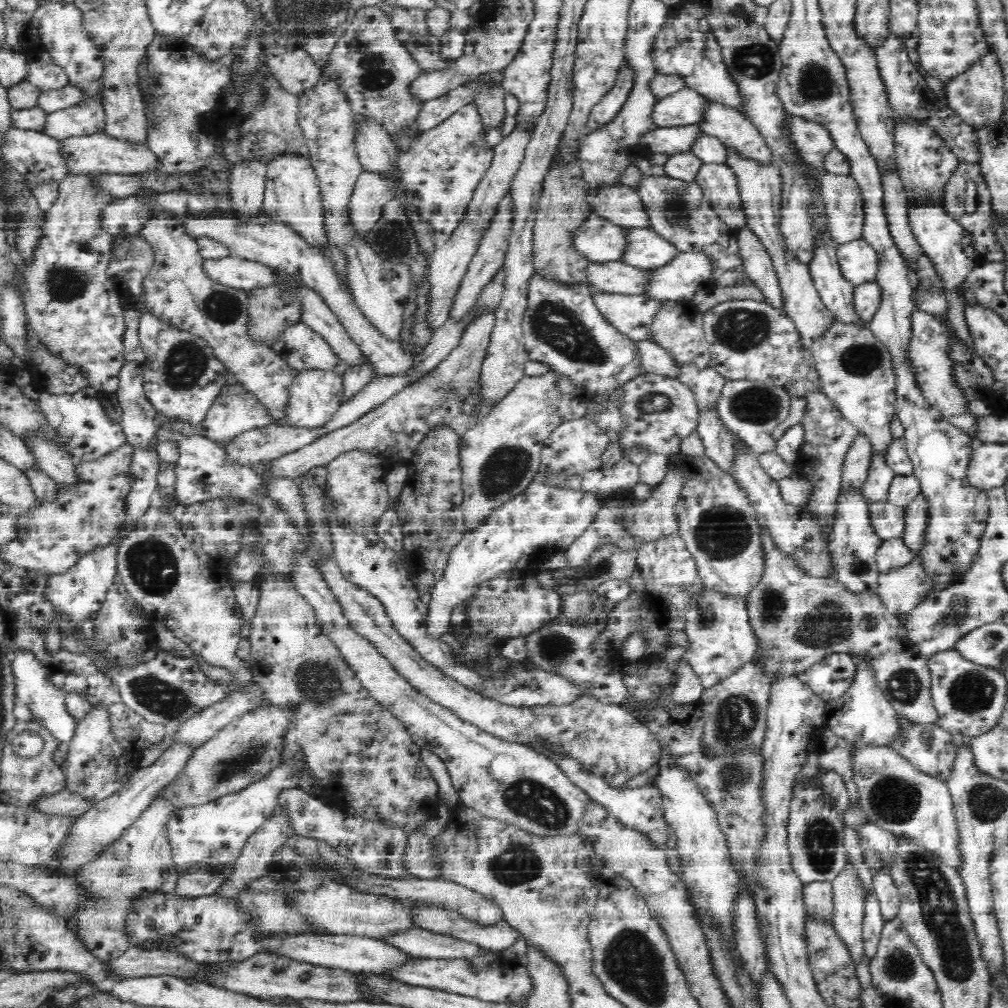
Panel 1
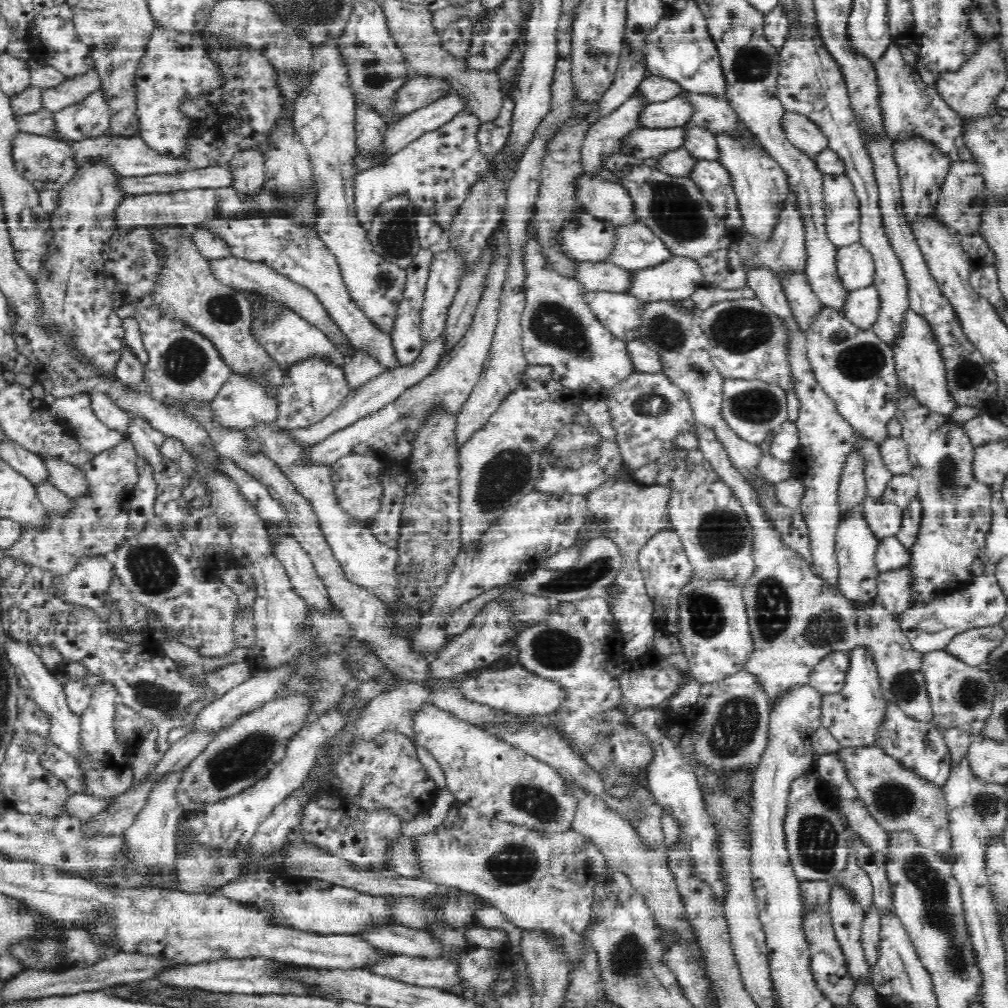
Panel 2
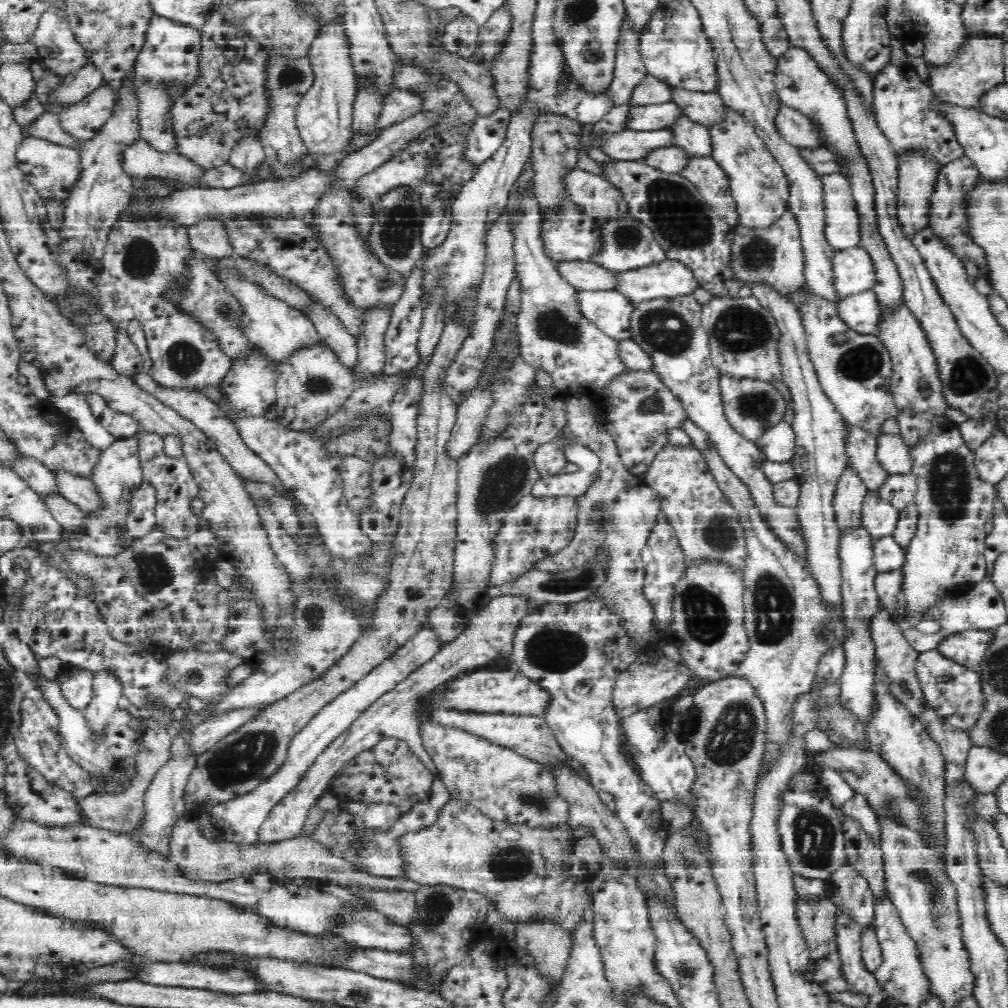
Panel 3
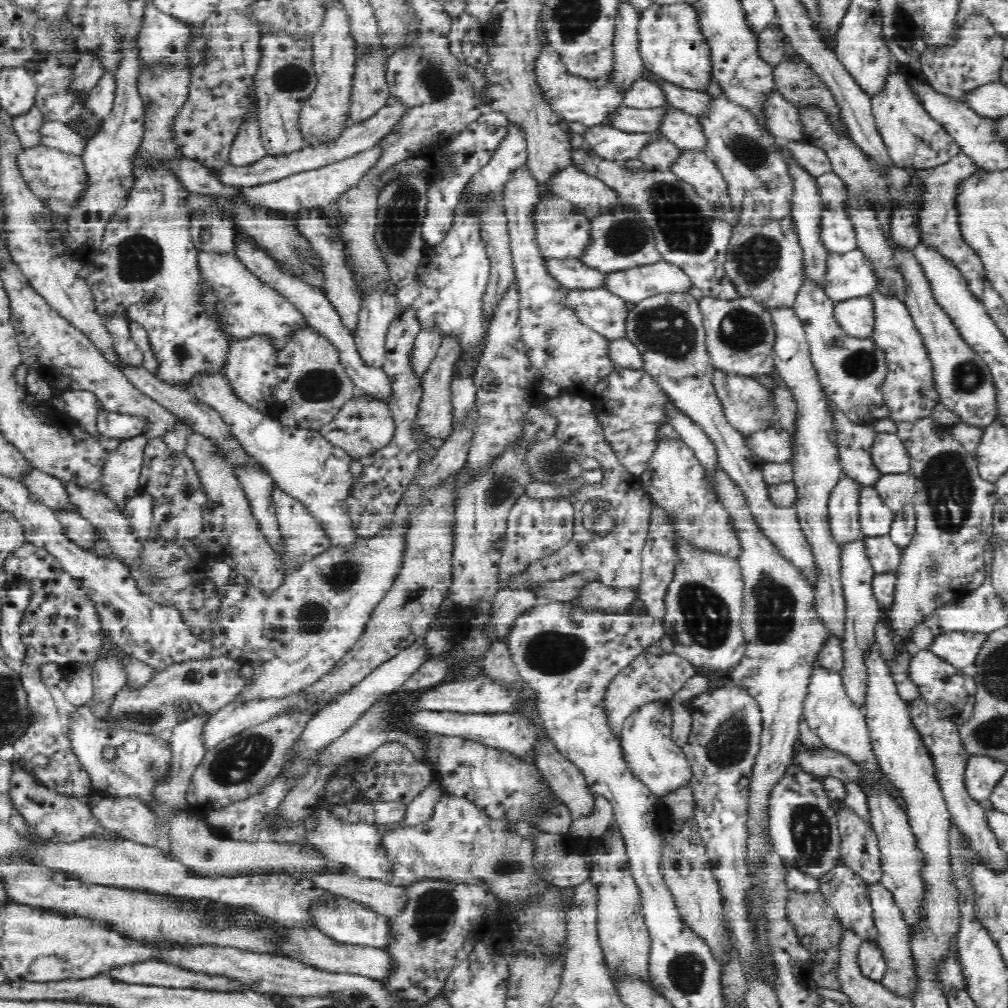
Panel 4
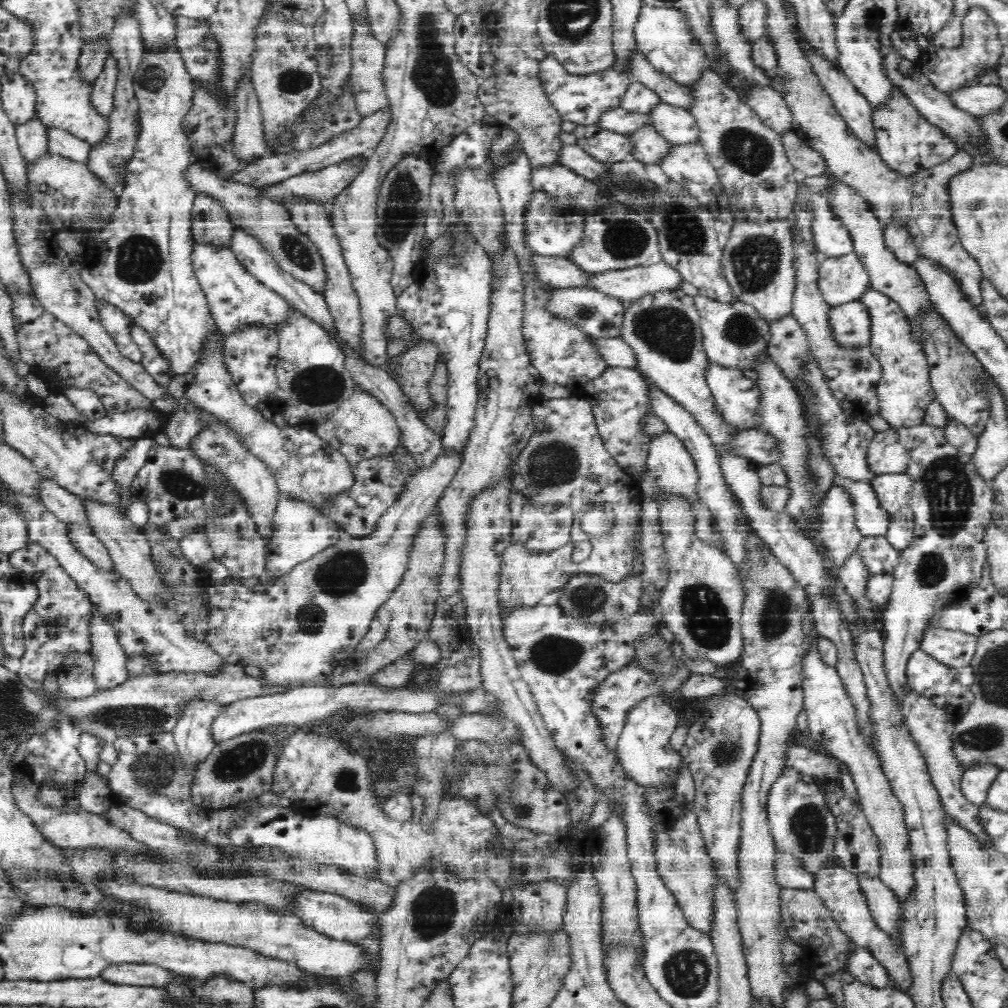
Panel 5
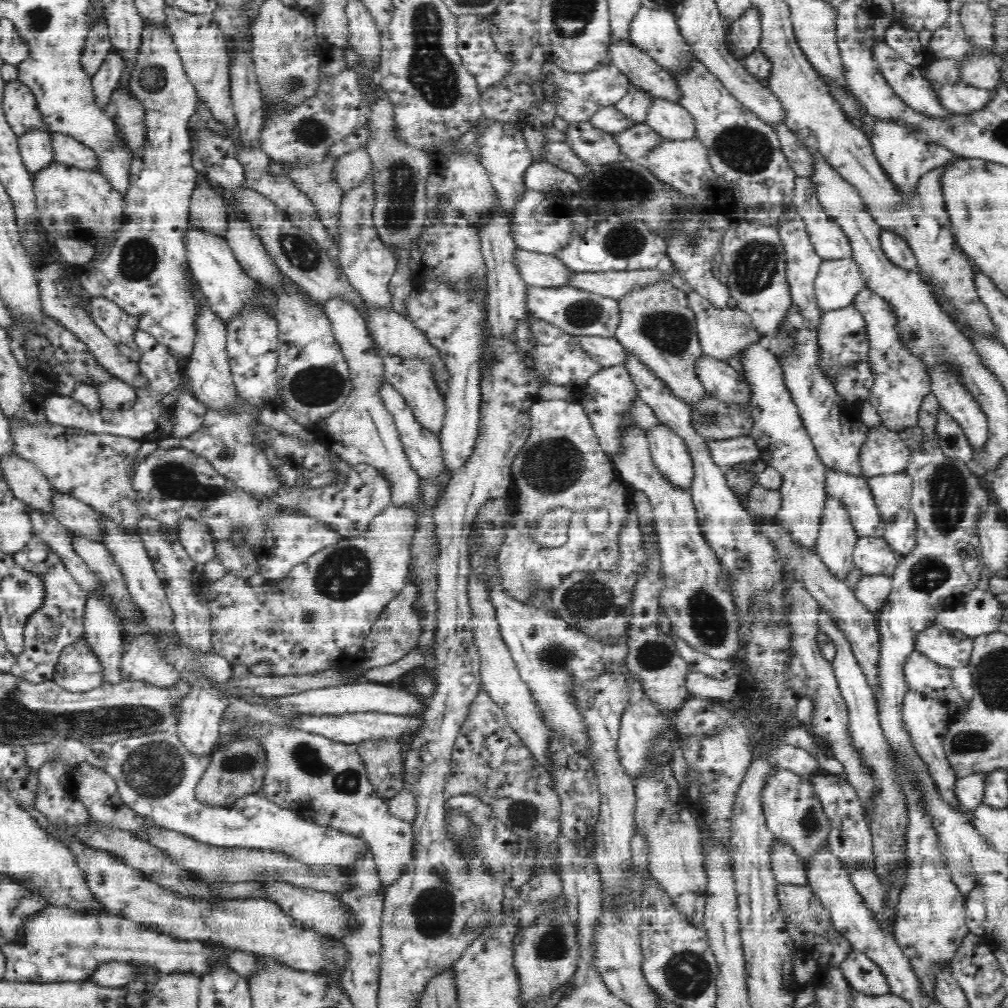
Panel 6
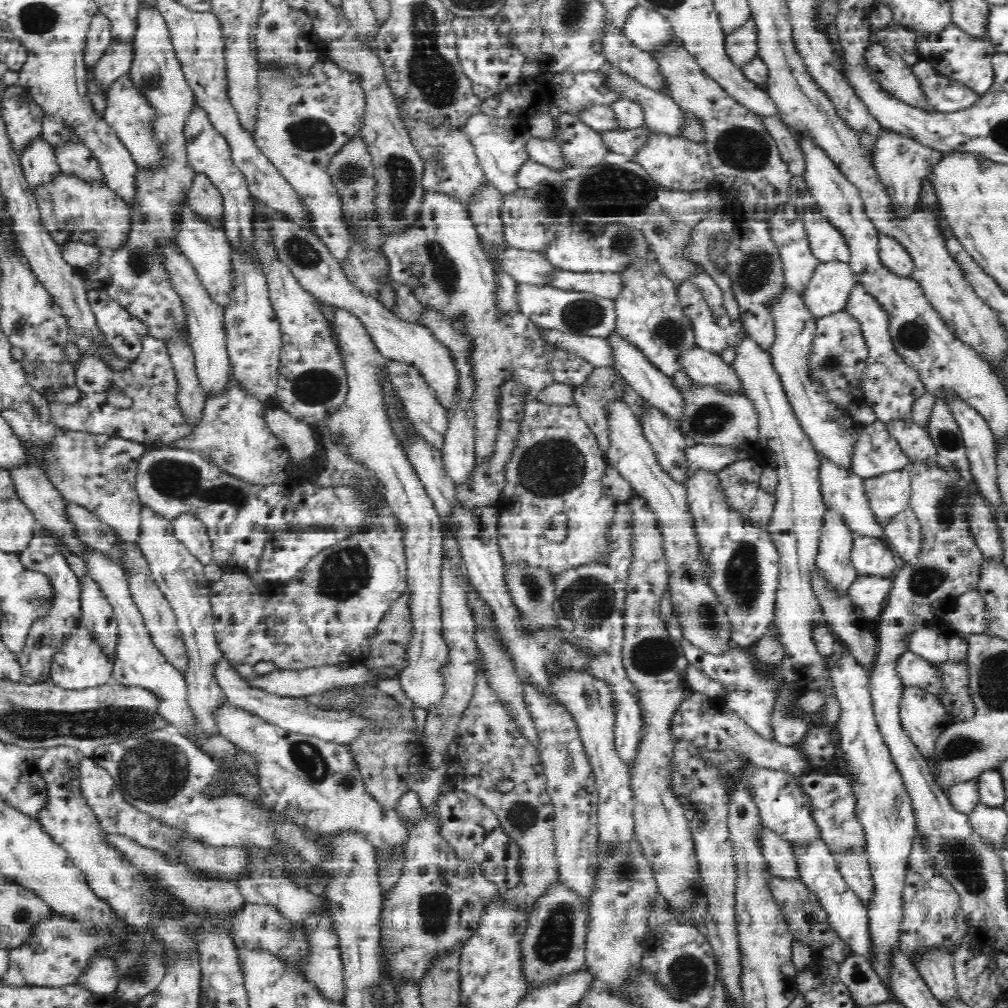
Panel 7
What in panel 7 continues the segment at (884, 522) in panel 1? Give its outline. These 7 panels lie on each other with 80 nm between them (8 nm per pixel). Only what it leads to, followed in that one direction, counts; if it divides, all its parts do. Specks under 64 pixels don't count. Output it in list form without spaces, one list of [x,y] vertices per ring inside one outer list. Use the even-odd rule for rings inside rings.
[[[821,459],[822,462],[822,493],[824,494],[824,501],[826,507],[832,507],[834,511],[842,514],[848,529],[855,534],[855,536],[870,536],[883,537],[884,526],[878,522],[876,513],[872,511],[870,499],[864,485],[864,478],[853,474],[850,470],[840,469],[836,464]]]

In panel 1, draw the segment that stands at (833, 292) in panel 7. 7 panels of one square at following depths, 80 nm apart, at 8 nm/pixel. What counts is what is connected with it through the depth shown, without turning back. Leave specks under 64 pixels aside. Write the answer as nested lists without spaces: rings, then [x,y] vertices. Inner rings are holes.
[[[865,238],[835,246],[844,278],[856,286],[876,279],[879,252]]]

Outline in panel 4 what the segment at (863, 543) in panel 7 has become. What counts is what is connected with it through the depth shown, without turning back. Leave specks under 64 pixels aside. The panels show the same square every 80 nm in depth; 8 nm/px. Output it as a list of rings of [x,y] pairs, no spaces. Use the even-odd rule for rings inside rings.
[[[889,535],[868,537],[868,556],[875,573],[895,571],[902,562],[904,548],[892,541]]]

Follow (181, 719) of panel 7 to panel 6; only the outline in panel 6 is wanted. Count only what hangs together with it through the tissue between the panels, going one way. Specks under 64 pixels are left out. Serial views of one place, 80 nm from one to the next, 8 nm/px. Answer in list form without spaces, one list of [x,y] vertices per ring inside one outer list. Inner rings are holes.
[[[72,534],[72,545],[76,553],[84,559],[88,566],[95,572],[95,575],[102,582],[106,582],[105,587],[113,598],[123,598],[118,601],[118,615],[120,617],[130,617],[129,609],[133,608],[133,601],[127,591],[124,577],[120,574],[120,569],[116,566],[113,557],[109,554],[102,541],[90,539],[90,537]],[[140,635],[129,645],[125,645],[122,667],[125,679],[172,684],[177,677],[180,677],[180,673],[168,666],[166,659],[154,647],[152,639],[146,635]]]

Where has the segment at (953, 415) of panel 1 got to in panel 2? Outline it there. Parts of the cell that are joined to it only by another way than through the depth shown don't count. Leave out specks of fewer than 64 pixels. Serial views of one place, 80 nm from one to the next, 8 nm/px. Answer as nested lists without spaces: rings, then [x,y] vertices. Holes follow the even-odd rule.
[[[908,311],[906,335],[893,348],[898,378],[900,380],[903,377],[908,387],[915,389],[919,399],[928,408],[938,414],[950,416],[959,406],[959,401],[955,399],[954,393],[948,388],[947,363],[942,353],[938,332],[935,332],[930,320],[927,320],[923,313]]]

